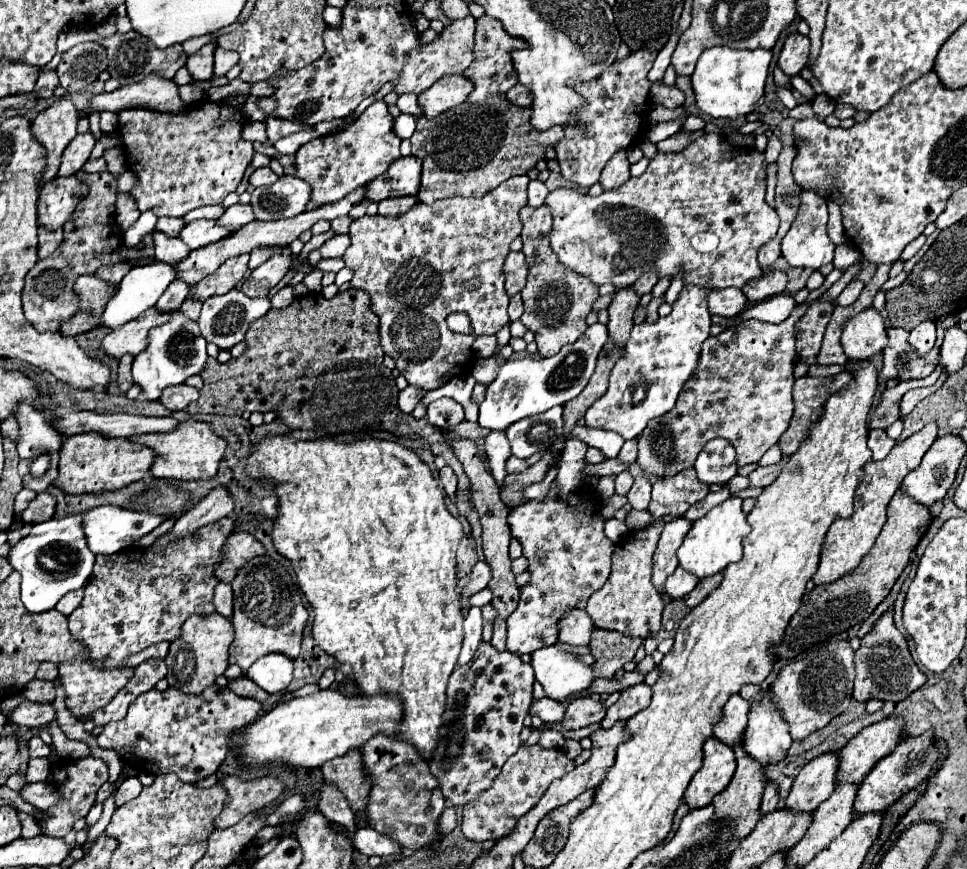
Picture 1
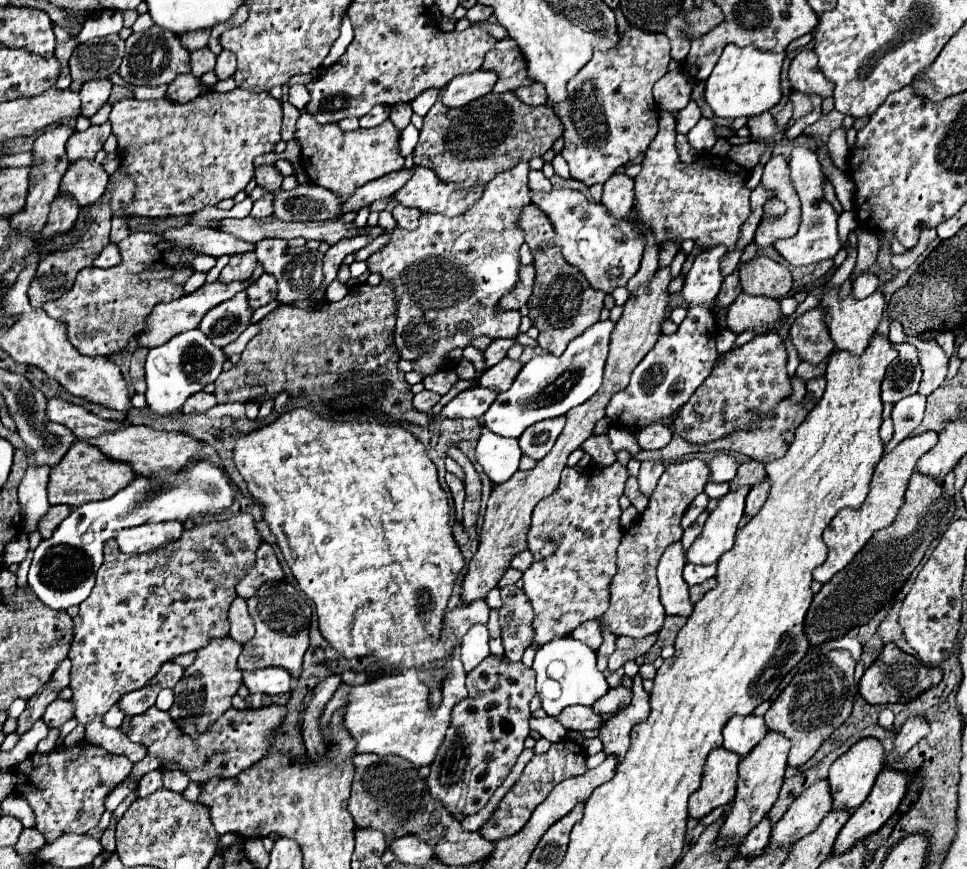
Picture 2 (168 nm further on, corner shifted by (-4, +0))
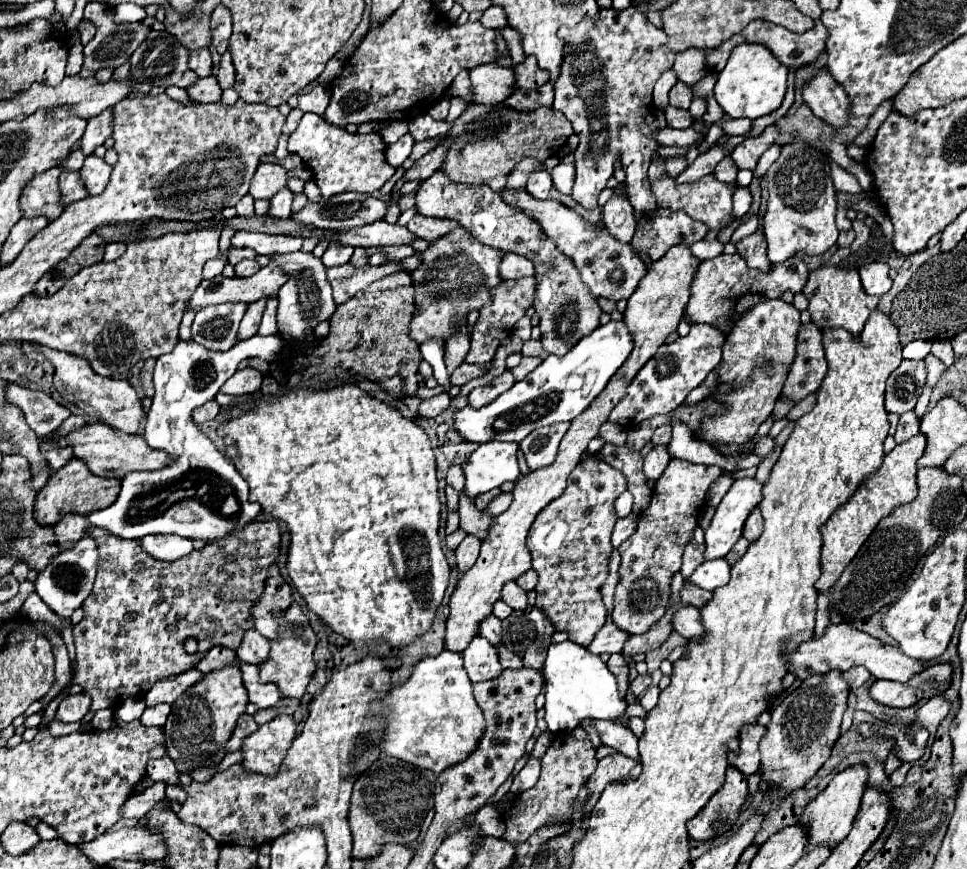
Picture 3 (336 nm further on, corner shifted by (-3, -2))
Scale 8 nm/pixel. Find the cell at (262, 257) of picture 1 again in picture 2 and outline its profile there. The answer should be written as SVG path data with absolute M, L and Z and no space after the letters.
M268 238L268 240L260 240L256 244L256 256L258 262L264 266L264 270L272 276L276 276L278 280L278 300L282 304L290 304L296 300L304 300L308 298L322 282L322 254L318 250L310 250L310 248L290 248L284 240L278 238Z

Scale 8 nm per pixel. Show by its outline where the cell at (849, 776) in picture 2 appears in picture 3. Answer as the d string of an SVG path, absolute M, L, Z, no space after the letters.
M851 766L843 772L839 772L831 782L829 786L817 794L815 800L811 800L805 808L803 808L803 814L799 818L799 822L807 828L807 834L809 834L809 842L807 842L807 852L817 848L819 844L825 844L827 848L835 848L843 836L847 836L851 832L851 826L853 826L853 820L857 816L857 810L859 810L859 804L861 804L861 796L865 792L865 786L867 784L867 768L863 766Z

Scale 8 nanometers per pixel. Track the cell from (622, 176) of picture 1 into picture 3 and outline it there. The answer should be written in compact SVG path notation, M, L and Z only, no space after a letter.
M613 194L613 198L603 206L603 220L605 220L605 228L613 238L625 244L631 242L637 228L637 220L633 216L631 204L627 202L627 198Z

